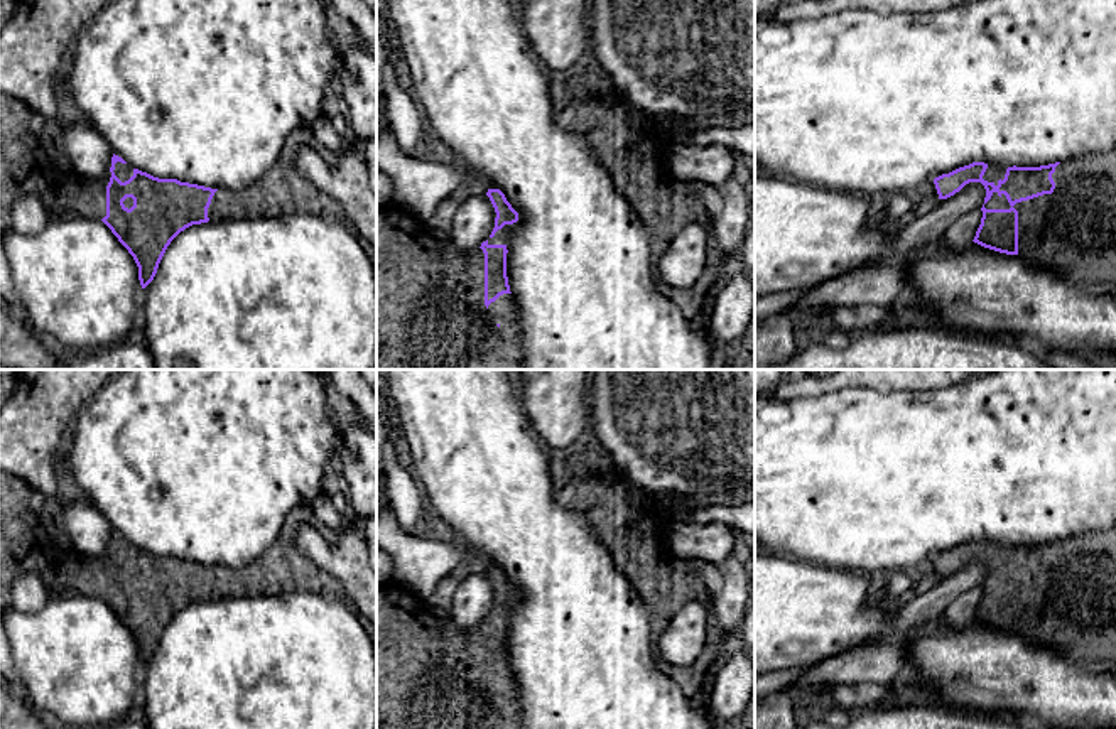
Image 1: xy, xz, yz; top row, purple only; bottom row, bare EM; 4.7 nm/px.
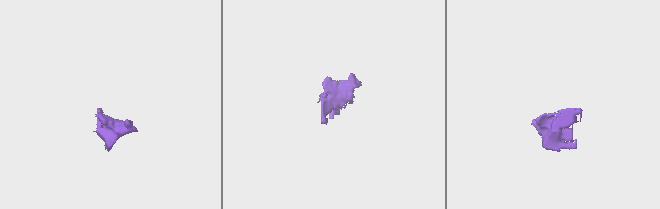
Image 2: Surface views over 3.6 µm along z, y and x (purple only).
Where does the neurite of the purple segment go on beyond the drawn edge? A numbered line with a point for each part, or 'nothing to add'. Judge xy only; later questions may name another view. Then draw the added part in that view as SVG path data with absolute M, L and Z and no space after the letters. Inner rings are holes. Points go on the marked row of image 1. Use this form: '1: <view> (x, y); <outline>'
1: xy (24, 166); M0 93L0 209L10 209L22 196L37 192L44 201L51 218L91 218L106 216L106 186L111 172L103 179L89 179L78 174L69 165L56 167L41 143L39 130L32 128L34 111L20 100Z

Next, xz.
1: xz (431, 314); M397 208L377 209L377 370L525 370L512 294L485 305L485 253L463 253L447 236L434 238Z

